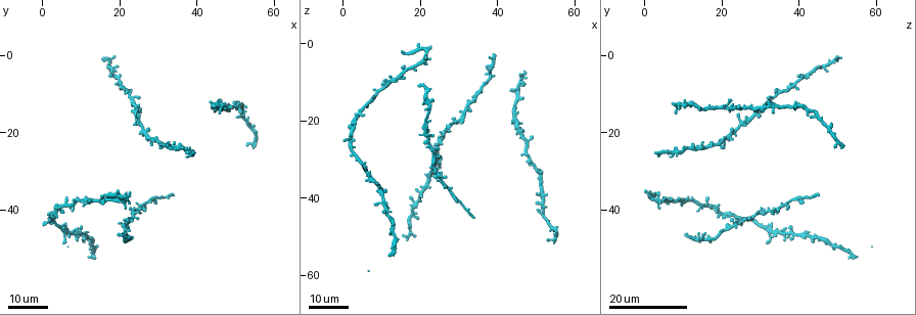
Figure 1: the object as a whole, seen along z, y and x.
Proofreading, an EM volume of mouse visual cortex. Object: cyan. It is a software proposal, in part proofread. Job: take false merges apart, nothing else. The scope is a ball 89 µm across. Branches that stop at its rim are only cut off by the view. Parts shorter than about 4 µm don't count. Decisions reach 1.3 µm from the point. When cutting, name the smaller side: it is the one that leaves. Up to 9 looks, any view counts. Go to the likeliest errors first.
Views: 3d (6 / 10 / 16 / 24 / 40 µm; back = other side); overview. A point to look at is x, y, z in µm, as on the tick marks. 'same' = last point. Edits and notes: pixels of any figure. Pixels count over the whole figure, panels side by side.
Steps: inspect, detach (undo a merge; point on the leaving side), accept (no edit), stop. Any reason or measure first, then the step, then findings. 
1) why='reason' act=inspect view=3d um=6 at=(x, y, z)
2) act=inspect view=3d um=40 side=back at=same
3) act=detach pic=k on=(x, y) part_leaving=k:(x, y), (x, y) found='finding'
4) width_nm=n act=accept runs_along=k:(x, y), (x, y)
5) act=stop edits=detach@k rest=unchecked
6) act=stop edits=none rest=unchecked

why='three arms meet' act=inspect view=3d um=16 at=(17.5, 2.0, 47.5)

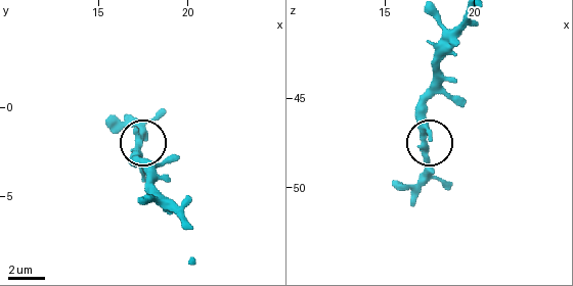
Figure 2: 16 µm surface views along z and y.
why='closer look' act=inspect view=3d um=6 at=(17.2, 1.9, 48.2)

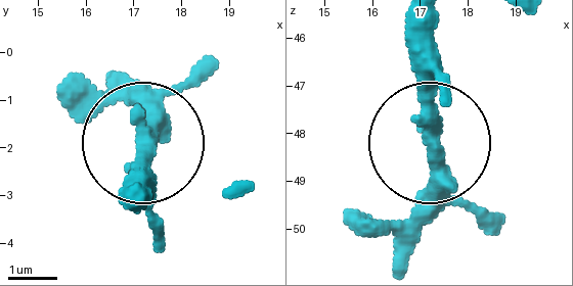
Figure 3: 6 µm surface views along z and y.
act=accept runs_along=3:(433, 17), (433, 188), (412, 221) found='all the same neuron'

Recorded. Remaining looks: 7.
why='sudden change in width' act=inspect view=3d um=24 at=(11.0, 37.5, 11.5)

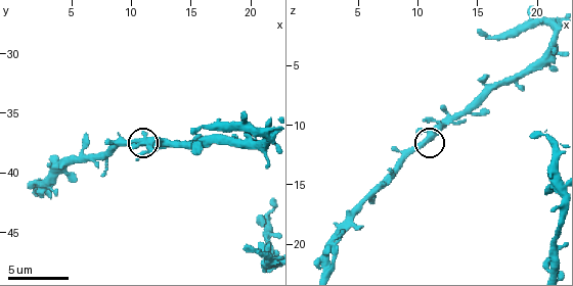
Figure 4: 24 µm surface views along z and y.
act=inspect view=3d um=6 at=(10.8, 37.2, 11.0)

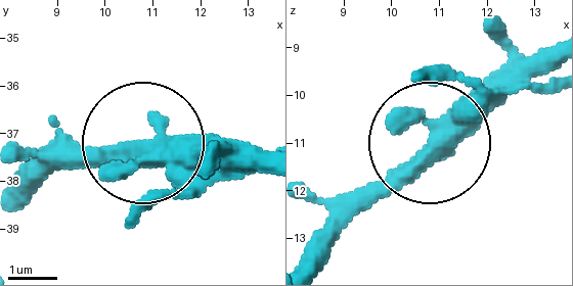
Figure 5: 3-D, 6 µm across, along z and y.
width_nm=400 act=accept found='one neuron here'

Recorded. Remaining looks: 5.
why='arms part here' act=inspect view=3d um=10 at=(18.2, 37.2, 6.0)

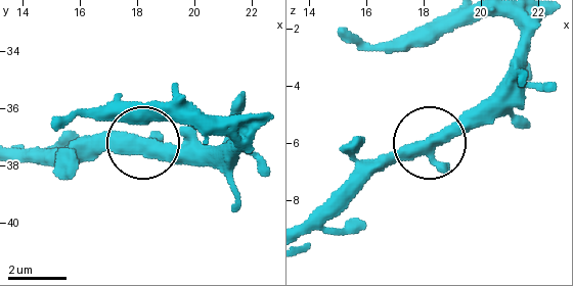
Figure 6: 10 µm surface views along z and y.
act=inspect view=3d um=6 at=(18.0, 37.2, 6.0)

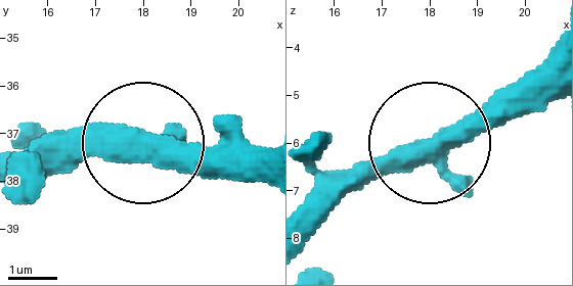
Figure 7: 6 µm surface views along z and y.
arms=3 act=accept found='continuous, no second neuron'

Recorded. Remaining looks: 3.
why='thin neck' act=inspect view=3d um=24 at=(48.0, 13.0, 29.5)

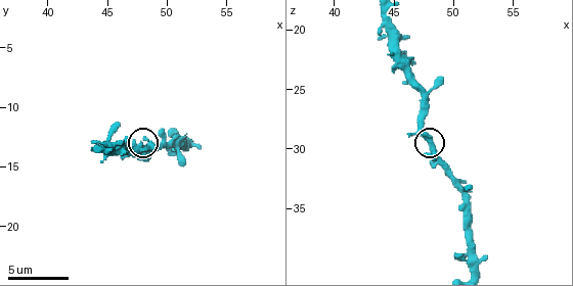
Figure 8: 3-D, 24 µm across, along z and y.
act=inspect view=3d um=6 at=same

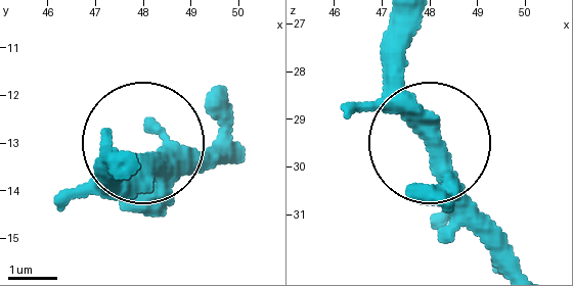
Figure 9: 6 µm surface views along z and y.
width_nm=380 act=accept found='continuous, no second neuron'

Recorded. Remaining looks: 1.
act=stop edits=none rest=unchecked

